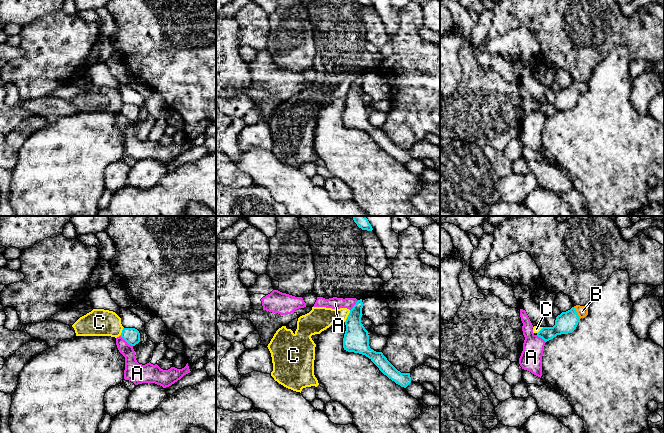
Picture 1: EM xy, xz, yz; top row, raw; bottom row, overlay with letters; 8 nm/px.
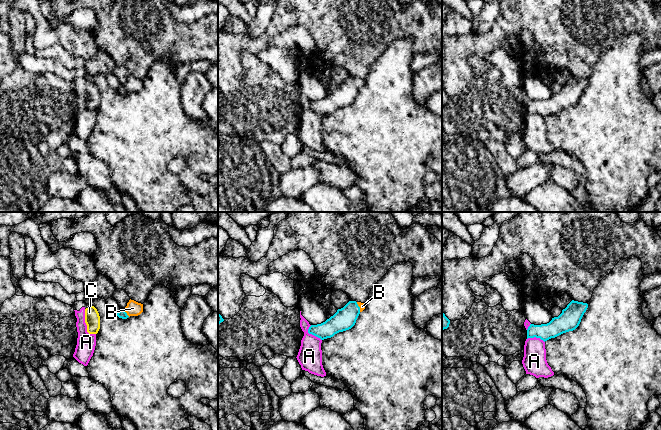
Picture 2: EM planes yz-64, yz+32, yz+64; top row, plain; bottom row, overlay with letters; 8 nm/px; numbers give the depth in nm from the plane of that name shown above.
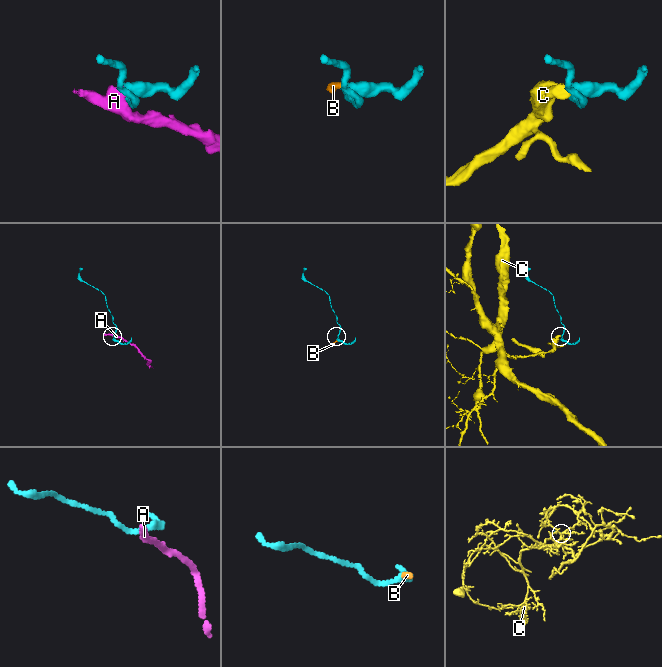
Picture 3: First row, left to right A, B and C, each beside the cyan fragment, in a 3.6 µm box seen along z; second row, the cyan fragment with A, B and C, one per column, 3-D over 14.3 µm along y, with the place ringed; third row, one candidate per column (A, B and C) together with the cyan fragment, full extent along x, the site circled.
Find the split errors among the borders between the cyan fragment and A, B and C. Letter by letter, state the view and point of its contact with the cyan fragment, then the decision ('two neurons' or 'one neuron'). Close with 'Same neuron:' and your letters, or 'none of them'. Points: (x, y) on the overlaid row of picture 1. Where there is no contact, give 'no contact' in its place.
A: meets cyan in xy at (126, 341); two neurons
B: meets cyan in yz at (576, 313); one neuron
C: meets cyan in xz at (348, 316); two neurons
Same neuron: B

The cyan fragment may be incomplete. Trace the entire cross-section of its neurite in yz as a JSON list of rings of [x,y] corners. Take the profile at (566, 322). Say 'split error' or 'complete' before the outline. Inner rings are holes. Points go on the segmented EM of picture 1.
split error; [[[576,305],[566,312],[562,312],[556,317],[553,327],[543,327],[537,336],[545,342],[553,339],[557,335],[572,333],[581,318],[588,315],[588,307]]]

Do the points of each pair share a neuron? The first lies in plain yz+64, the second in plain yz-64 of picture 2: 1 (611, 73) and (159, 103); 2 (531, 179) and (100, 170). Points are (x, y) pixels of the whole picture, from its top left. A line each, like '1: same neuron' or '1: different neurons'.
1: same neuron
2: different neurons

